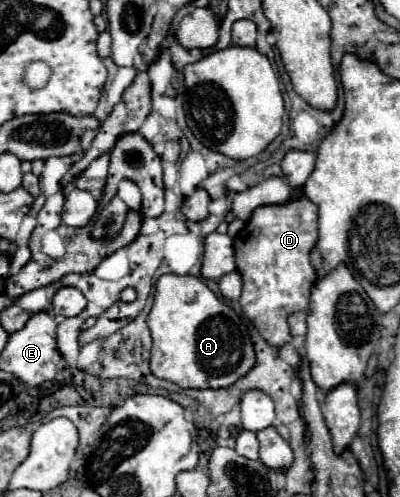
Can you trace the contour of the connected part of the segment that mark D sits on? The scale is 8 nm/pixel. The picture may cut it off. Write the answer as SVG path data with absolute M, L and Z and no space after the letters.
M303 194L285 204L255 208L245 228L235 236L235 264L243 278L241 310L273 348L293 340L287 318L309 306L309 290L317 280L311 264L311 252L317 244L317 220L319 208Z

